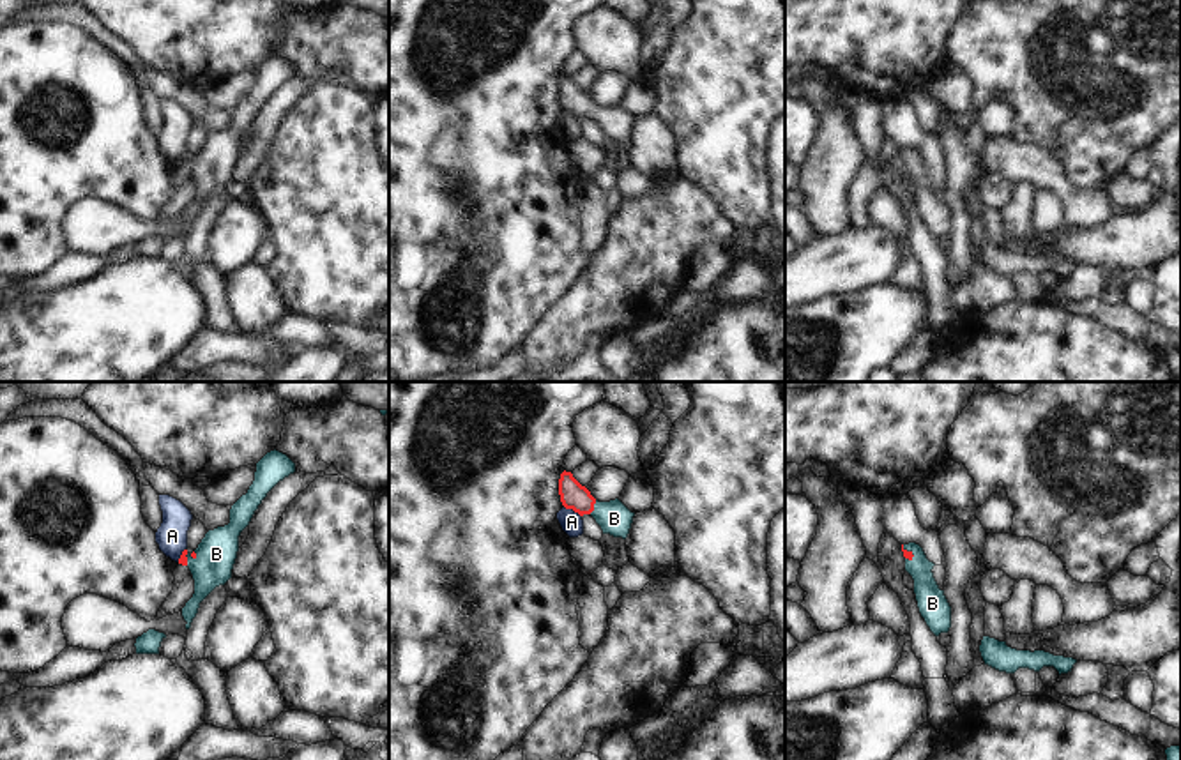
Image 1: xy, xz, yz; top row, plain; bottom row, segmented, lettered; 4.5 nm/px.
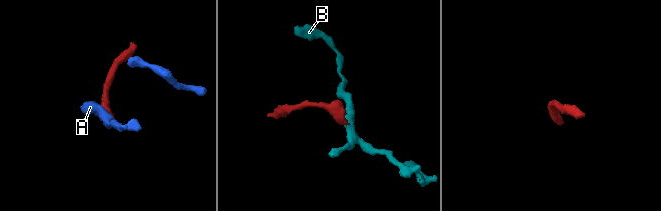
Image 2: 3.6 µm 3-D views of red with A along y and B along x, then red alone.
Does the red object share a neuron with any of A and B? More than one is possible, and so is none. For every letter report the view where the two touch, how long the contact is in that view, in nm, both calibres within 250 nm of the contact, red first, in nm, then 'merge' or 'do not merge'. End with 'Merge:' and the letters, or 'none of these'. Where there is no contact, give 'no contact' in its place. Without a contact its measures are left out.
A: contact in xz; length 90 nm; calibres 120 and 100 nm; do not merge
B: contact in xz; length 70 nm; calibres 120 and 150 nm; merge
Merge: B

